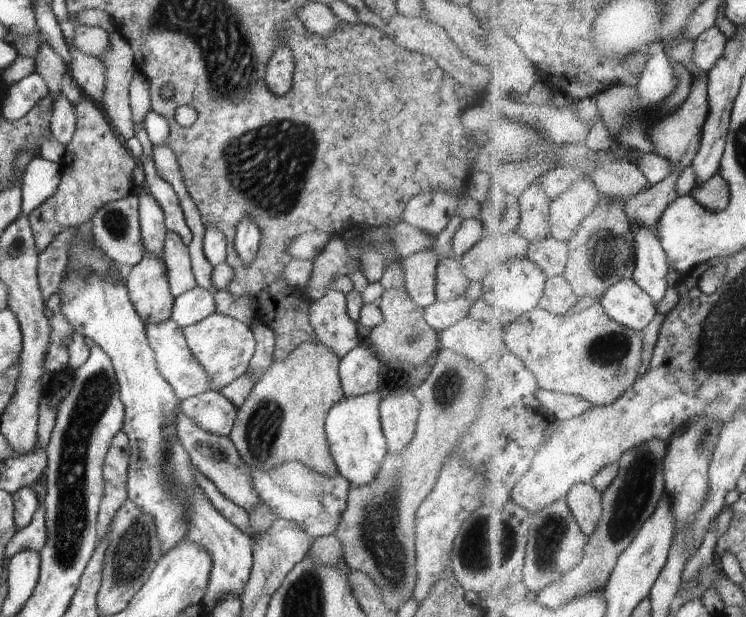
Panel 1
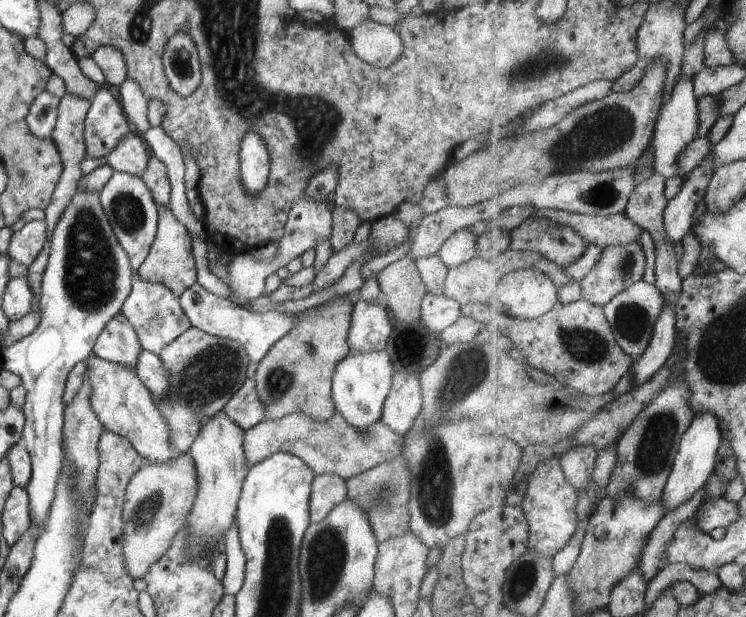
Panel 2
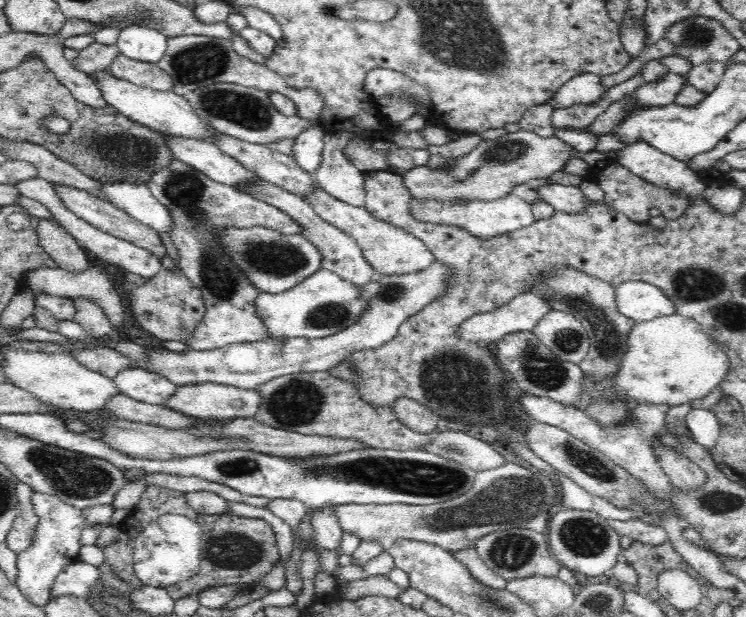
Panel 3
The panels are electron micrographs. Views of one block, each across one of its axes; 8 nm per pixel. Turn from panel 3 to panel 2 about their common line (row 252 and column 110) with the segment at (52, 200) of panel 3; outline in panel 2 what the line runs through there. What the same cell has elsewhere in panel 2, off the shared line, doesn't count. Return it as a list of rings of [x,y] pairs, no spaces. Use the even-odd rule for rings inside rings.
[[[107,85],[99,86],[90,101],[83,132],[85,156],[89,159],[105,158],[132,132],[115,94],[115,89]]]

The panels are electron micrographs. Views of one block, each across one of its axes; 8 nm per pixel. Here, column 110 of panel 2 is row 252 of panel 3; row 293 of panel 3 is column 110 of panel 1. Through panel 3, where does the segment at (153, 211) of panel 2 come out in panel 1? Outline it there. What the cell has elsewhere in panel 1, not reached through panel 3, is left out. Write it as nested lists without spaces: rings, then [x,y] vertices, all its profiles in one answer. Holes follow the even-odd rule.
[[[136,194],[107,203],[91,219],[95,246],[114,264],[136,267],[144,258],[145,249],[139,226],[139,201]]]

